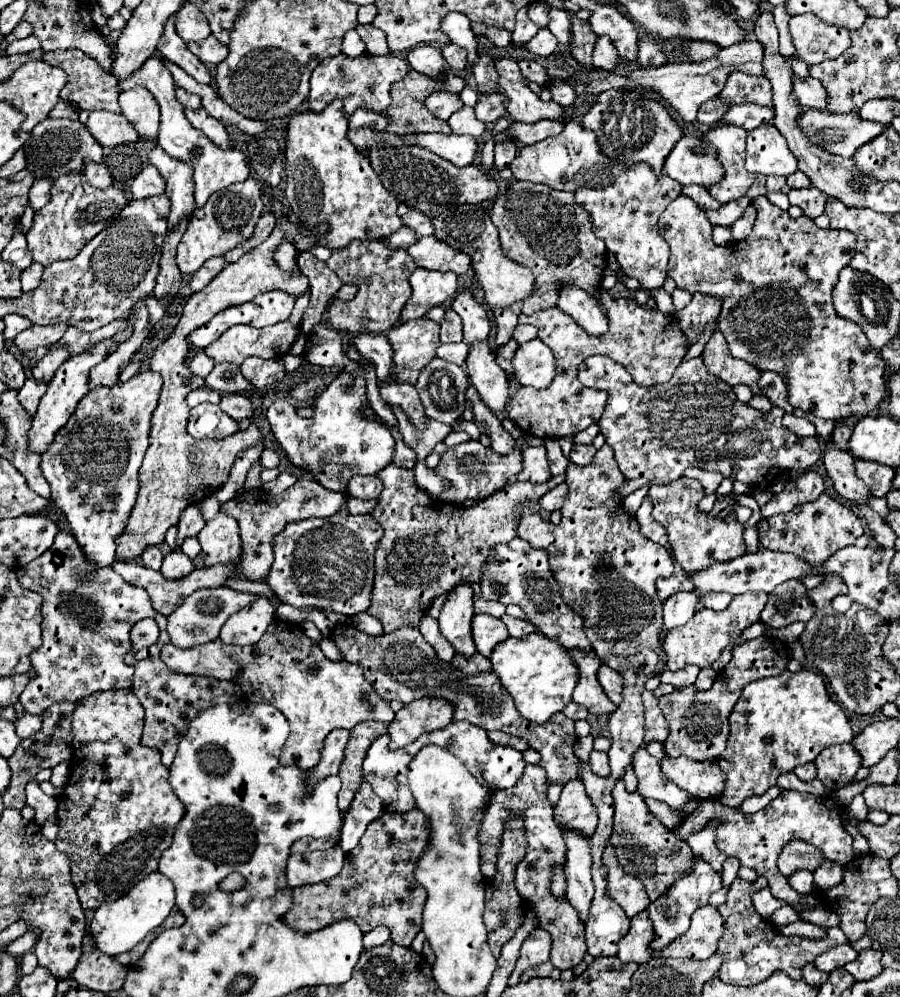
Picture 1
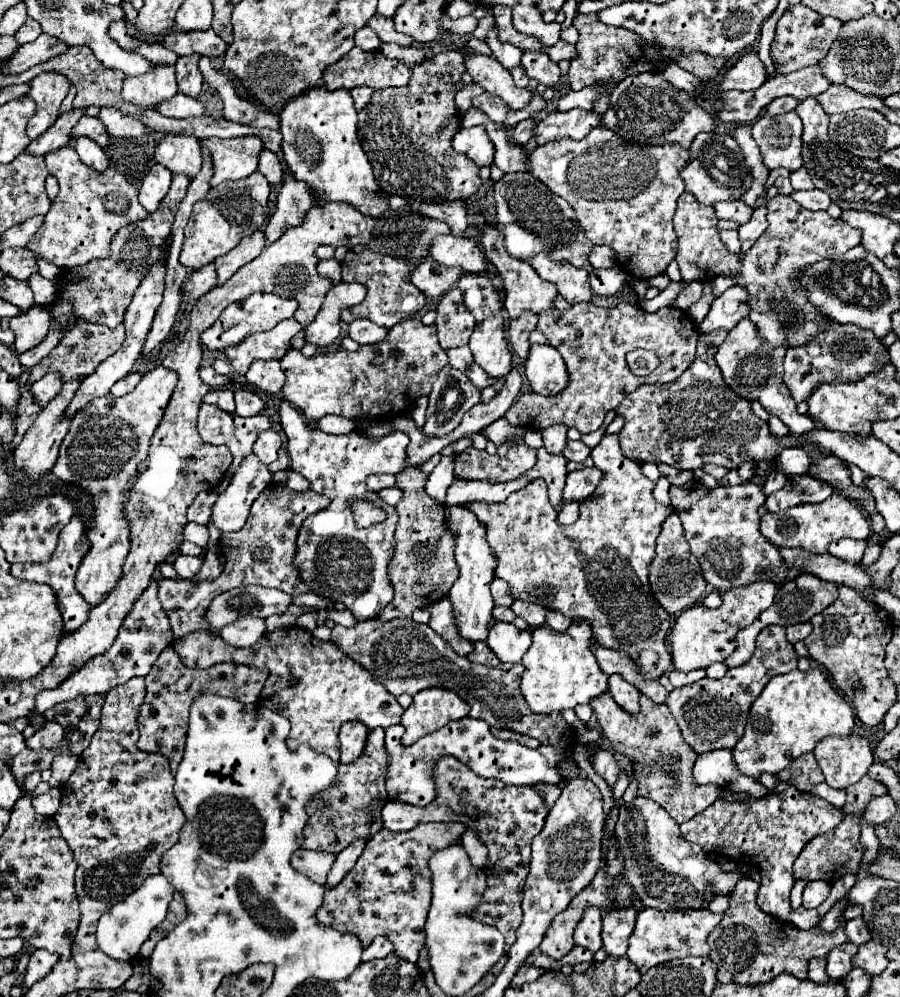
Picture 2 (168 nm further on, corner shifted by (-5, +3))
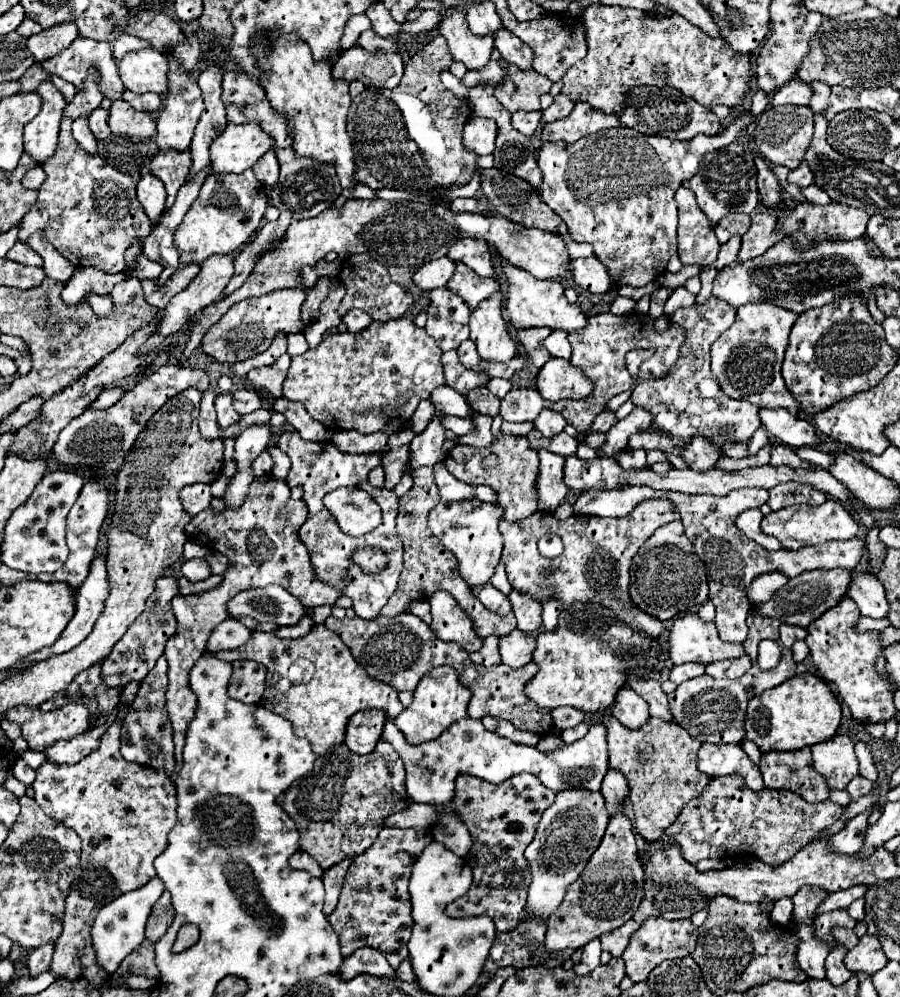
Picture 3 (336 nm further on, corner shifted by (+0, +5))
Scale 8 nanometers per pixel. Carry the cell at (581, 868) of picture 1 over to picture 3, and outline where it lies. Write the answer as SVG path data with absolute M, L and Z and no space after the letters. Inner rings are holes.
M591 940L591 942L583 948L583 958L581 958L581 962L575 964L573 970L575 970L579 976L591 974L591 970L595 970L595 968L599 966L599 956L601 956L599 940Z

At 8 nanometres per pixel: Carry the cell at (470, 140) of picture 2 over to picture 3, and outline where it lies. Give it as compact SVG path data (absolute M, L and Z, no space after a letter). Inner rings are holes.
M471 118L463 132L465 148L475 154L493 154L497 138L497 124L489 118Z

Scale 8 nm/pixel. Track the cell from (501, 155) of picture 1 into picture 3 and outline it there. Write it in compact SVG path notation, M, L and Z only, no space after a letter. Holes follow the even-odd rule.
M517 110L513 114L513 128L519 130L525 136L533 136L537 126L541 122L541 112L525 112L525 110Z

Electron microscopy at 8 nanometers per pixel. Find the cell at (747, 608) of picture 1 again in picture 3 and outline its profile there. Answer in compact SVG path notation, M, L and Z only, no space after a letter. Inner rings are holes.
M681 614L669 636L669 656L673 664L699 662L711 664L727 658L739 658L745 654L741 644L729 644L719 640L713 622L705 624L697 614Z

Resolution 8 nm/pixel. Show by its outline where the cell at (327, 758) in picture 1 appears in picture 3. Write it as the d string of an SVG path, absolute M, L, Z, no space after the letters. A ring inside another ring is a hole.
M361 710L347 724L345 744L355 754L371 754L381 740L387 716L383 710Z

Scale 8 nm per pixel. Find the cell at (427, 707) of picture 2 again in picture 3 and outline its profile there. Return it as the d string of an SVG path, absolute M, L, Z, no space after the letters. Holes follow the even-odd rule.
M437 666L427 672L415 688L413 702L405 708L393 724L405 734L409 744L423 744L439 738L453 722L467 718L467 704L471 700L471 690L459 682L459 672L451 666Z

